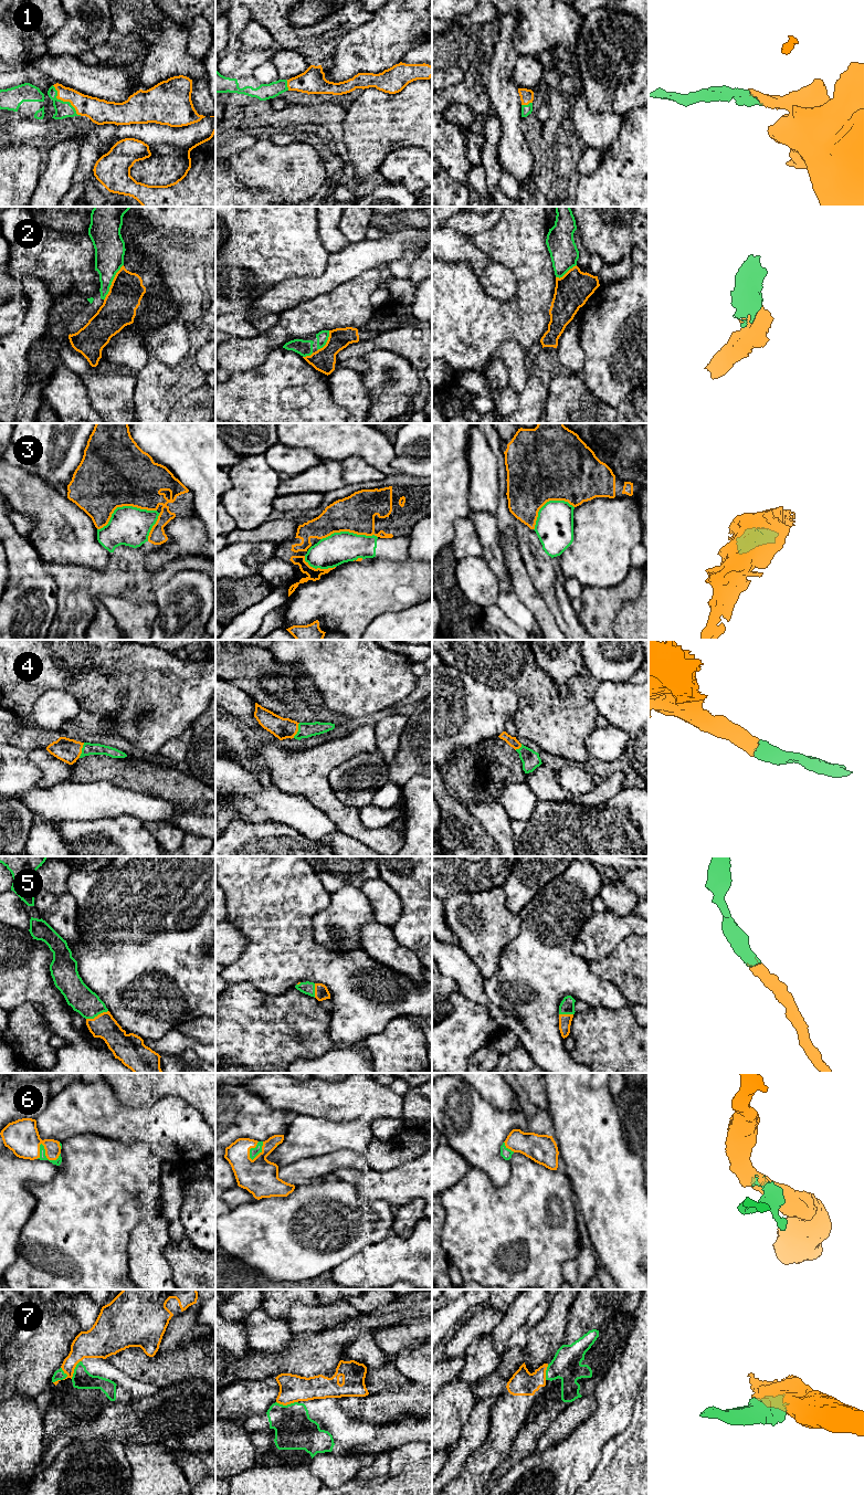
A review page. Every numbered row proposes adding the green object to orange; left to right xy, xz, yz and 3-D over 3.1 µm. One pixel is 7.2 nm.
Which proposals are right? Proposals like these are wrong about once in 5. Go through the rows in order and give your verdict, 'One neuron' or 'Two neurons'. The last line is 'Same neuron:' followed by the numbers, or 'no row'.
1: One neuron
2: Two neurons
3: Two neurons
4: One neuron
5: One neuron
6: One neuron
7: Two neurons
Same neuron: 1, 4, 5, 6

